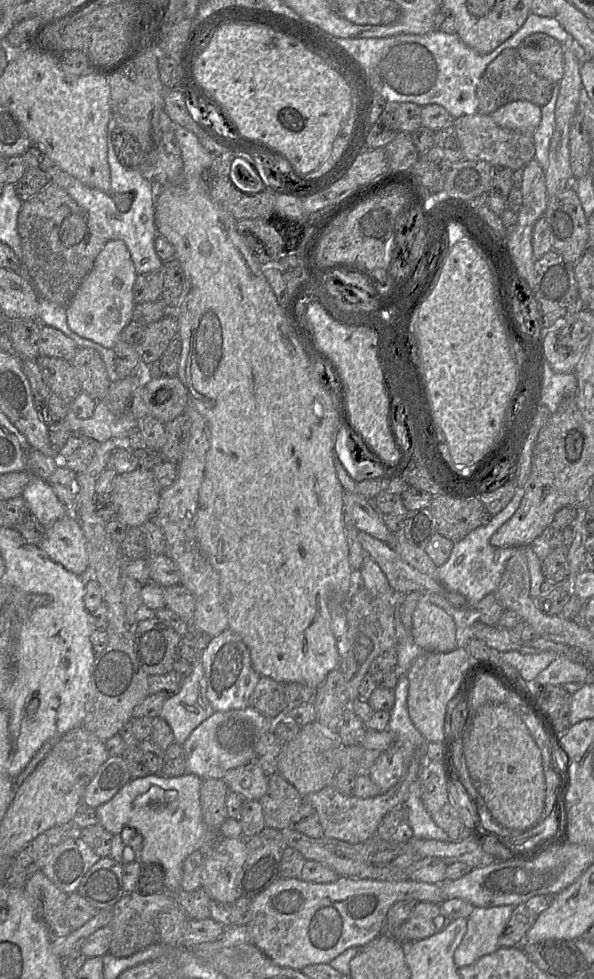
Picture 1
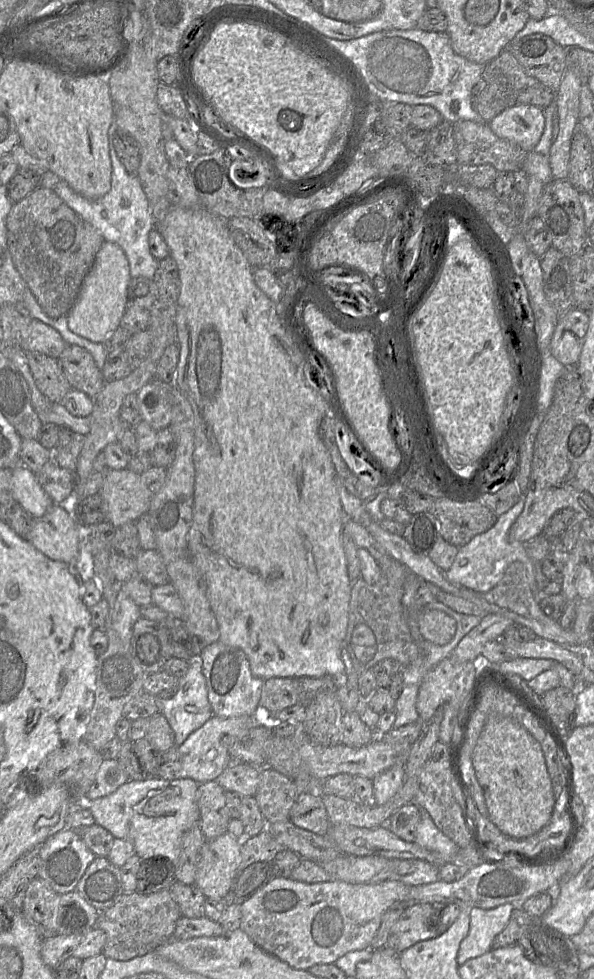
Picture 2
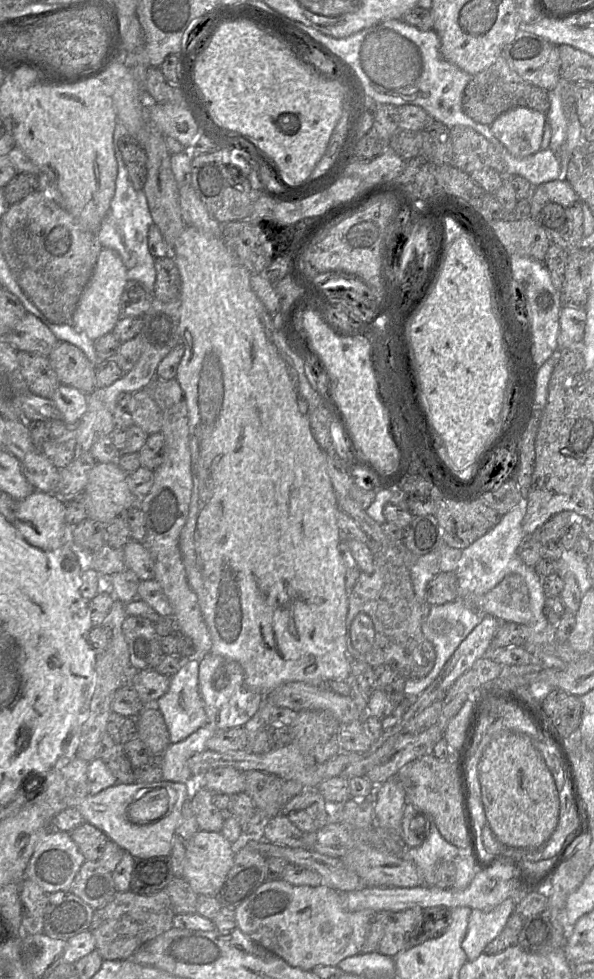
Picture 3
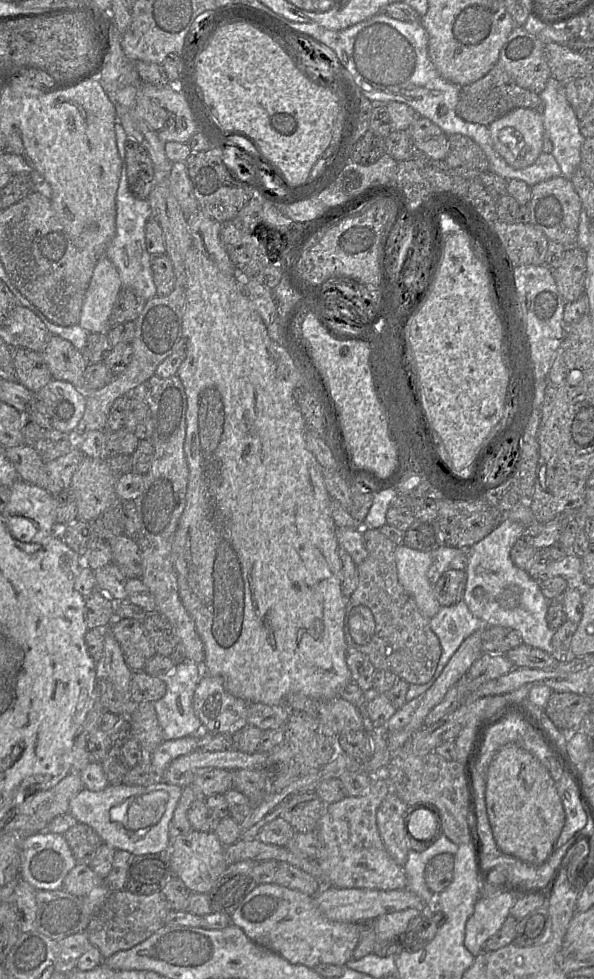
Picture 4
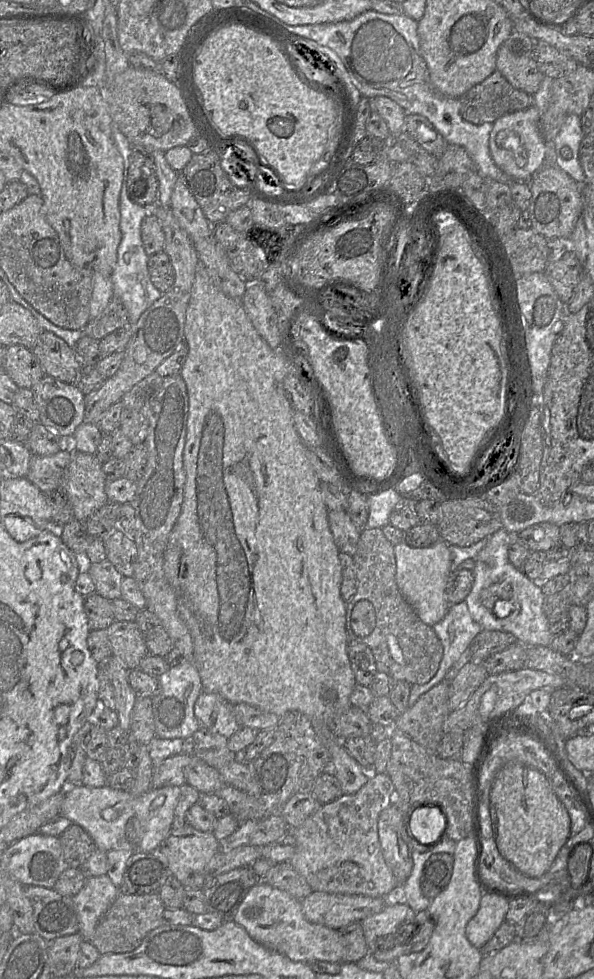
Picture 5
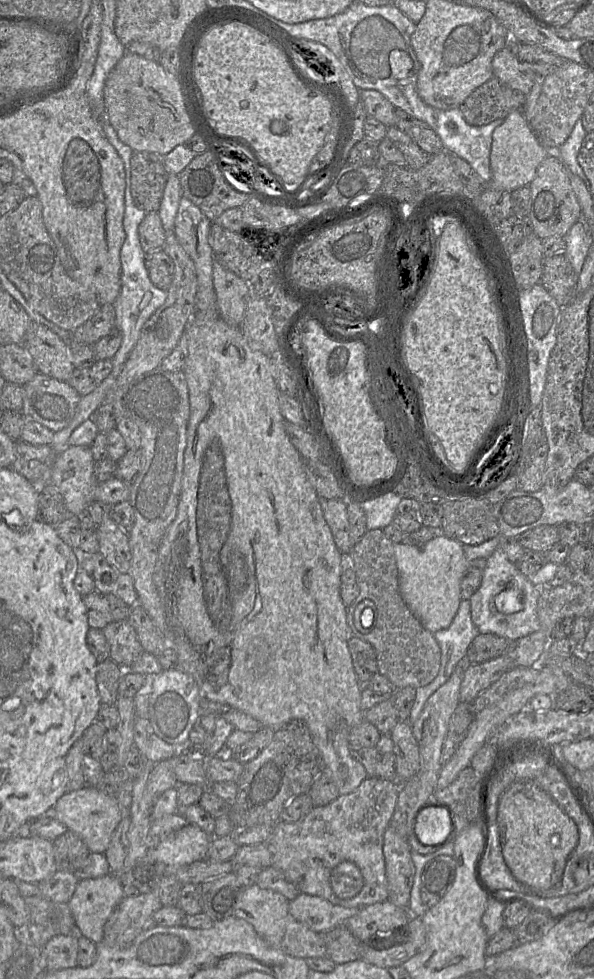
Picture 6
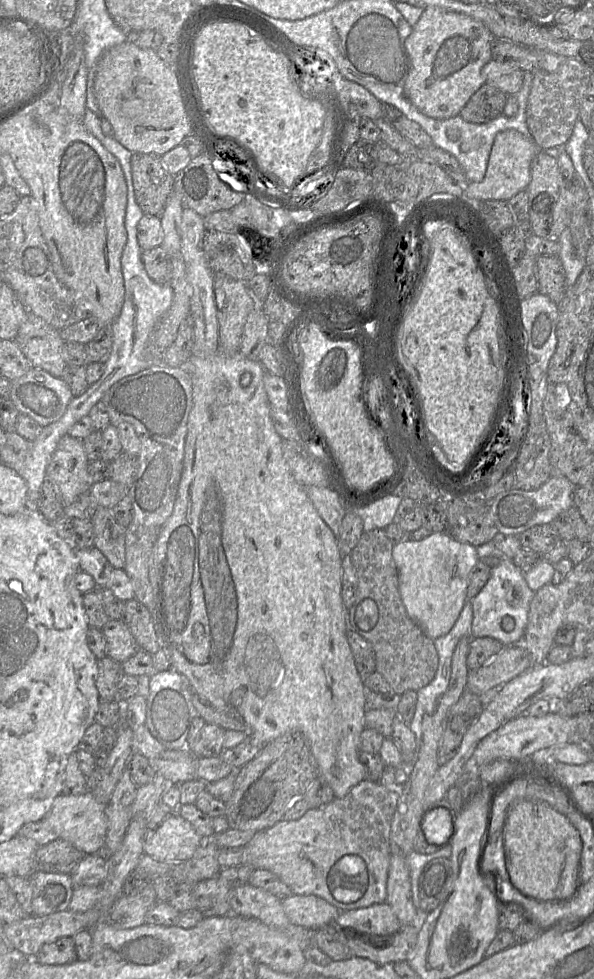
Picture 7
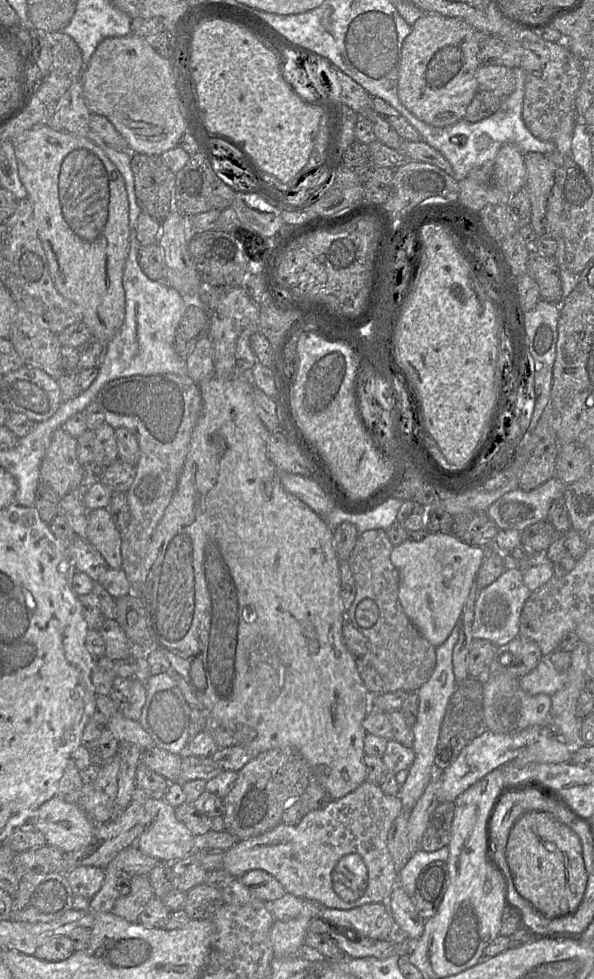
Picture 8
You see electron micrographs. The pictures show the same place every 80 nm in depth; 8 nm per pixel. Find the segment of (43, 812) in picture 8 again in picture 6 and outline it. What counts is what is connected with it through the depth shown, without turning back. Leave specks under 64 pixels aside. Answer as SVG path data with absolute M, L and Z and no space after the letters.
M87 784L81 789L66 792L61 796L55 803L51 813L68 830L76 833L92 853L105 854L112 834L121 821L121 812L115 796L108 795Z

